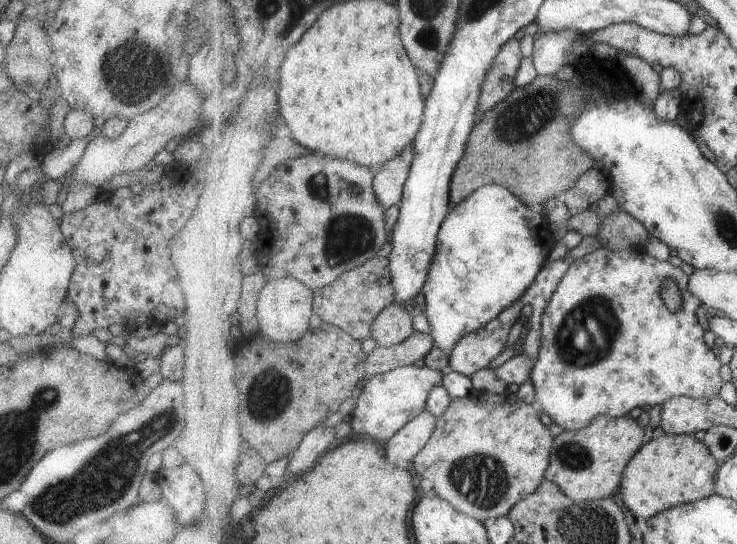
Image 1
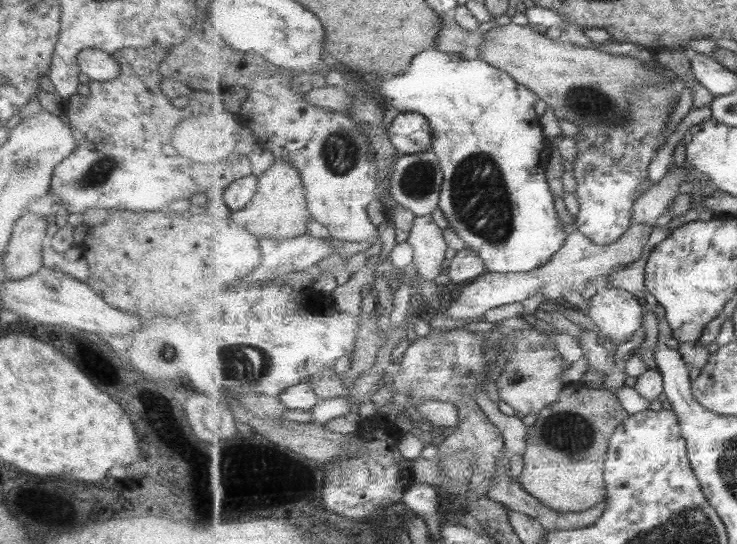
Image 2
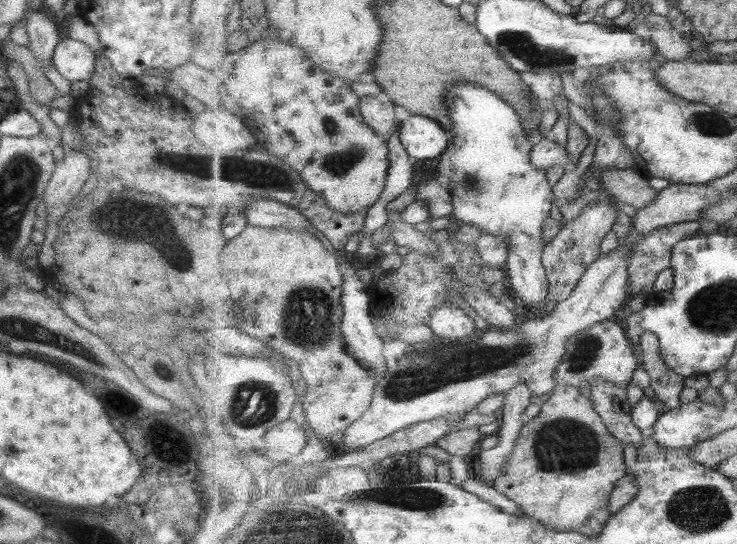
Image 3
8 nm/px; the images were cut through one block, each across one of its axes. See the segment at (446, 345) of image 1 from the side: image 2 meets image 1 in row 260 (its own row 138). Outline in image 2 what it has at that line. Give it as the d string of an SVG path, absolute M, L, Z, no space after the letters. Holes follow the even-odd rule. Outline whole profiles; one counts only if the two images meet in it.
M429 47L427 50L414 56L409 67L404 72L390 74L385 76L373 76L370 82L371 92L378 96L384 104L390 104L399 112L416 112L426 116L429 119L433 134L434 143L432 149L439 157L439 162L444 174L444 183L441 187L441 196L438 207L443 210L443 214L448 218L450 225L455 232L459 234L462 240L465 240L471 249L477 253L486 264L486 268L491 272L529 272L547 264L547 261L557 252L567 238L567 231L563 224L557 219L557 210L555 210L555 198L553 197L550 184L547 182L547 169L551 160L554 148L552 143L543 135L543 130L539 122L540 116L535 112L535 102L537 94L527 88L526 85L519 84L508 72L489 64L479 58L462 58L457 53L441 52L435 47Z

